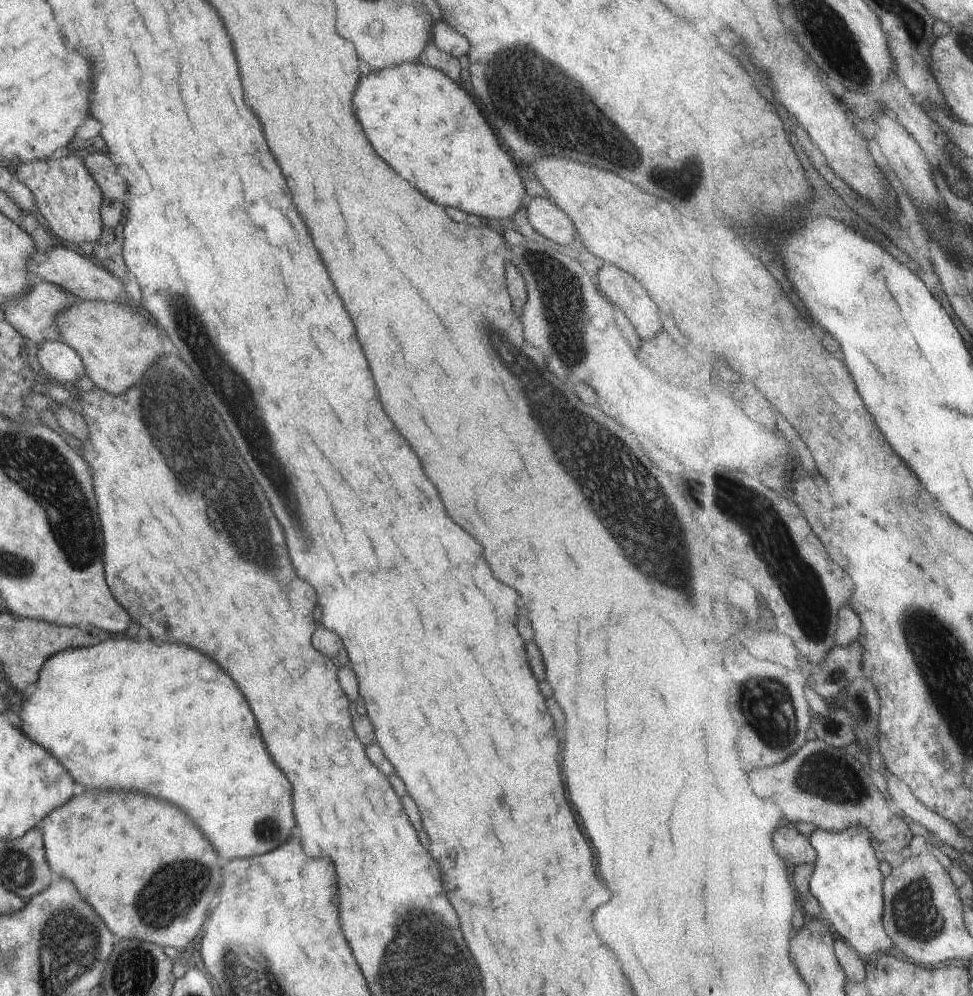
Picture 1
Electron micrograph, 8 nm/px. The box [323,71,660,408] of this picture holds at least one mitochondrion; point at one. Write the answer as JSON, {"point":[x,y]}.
{"point":[561,301]}

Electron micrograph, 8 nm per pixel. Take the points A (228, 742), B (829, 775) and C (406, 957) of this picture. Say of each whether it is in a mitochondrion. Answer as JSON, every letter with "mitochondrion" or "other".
{"A":"other","B":"mitochondrion","C":"mitochondrion"}

